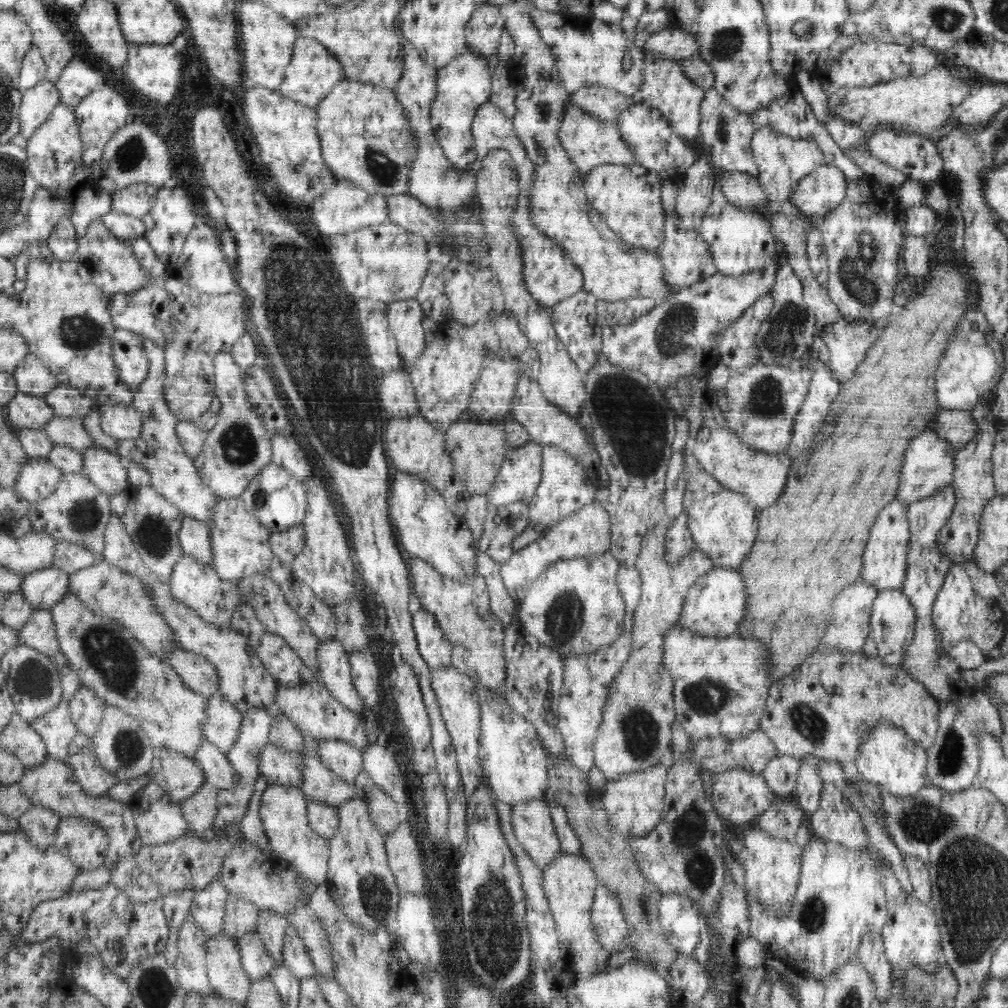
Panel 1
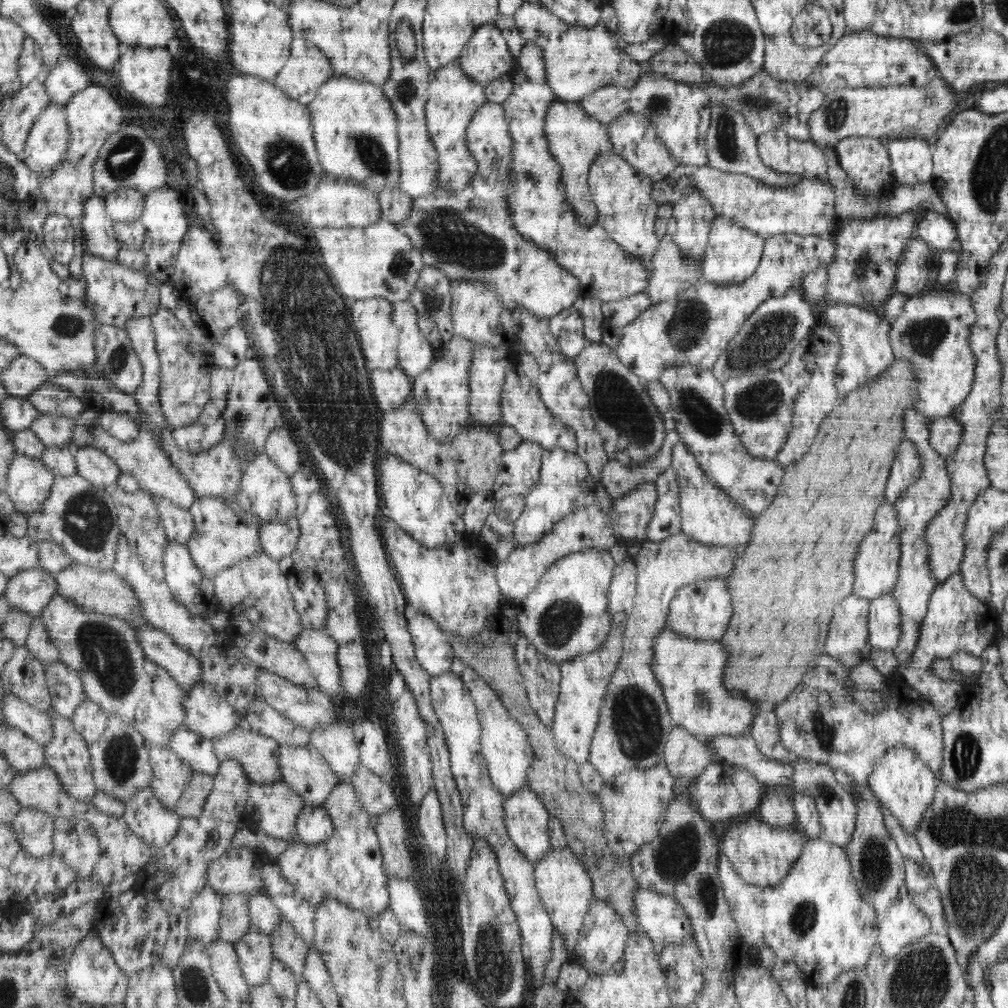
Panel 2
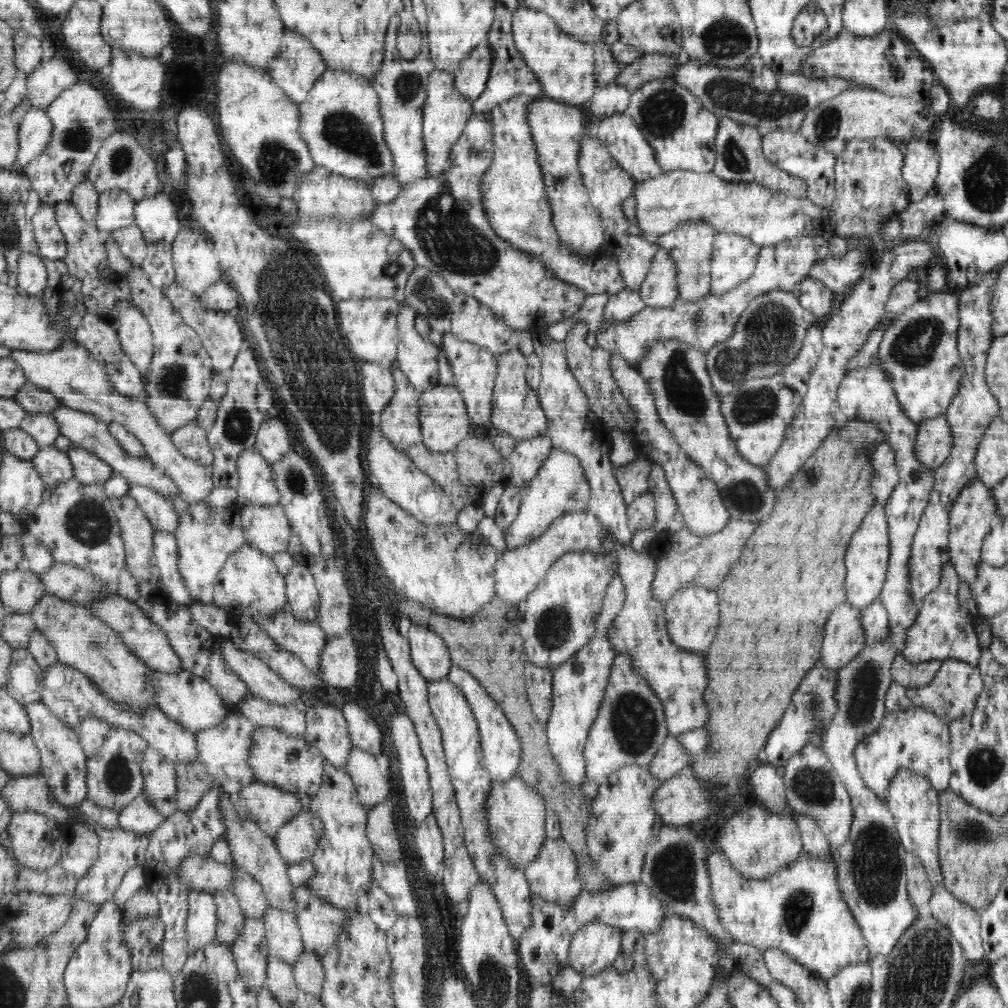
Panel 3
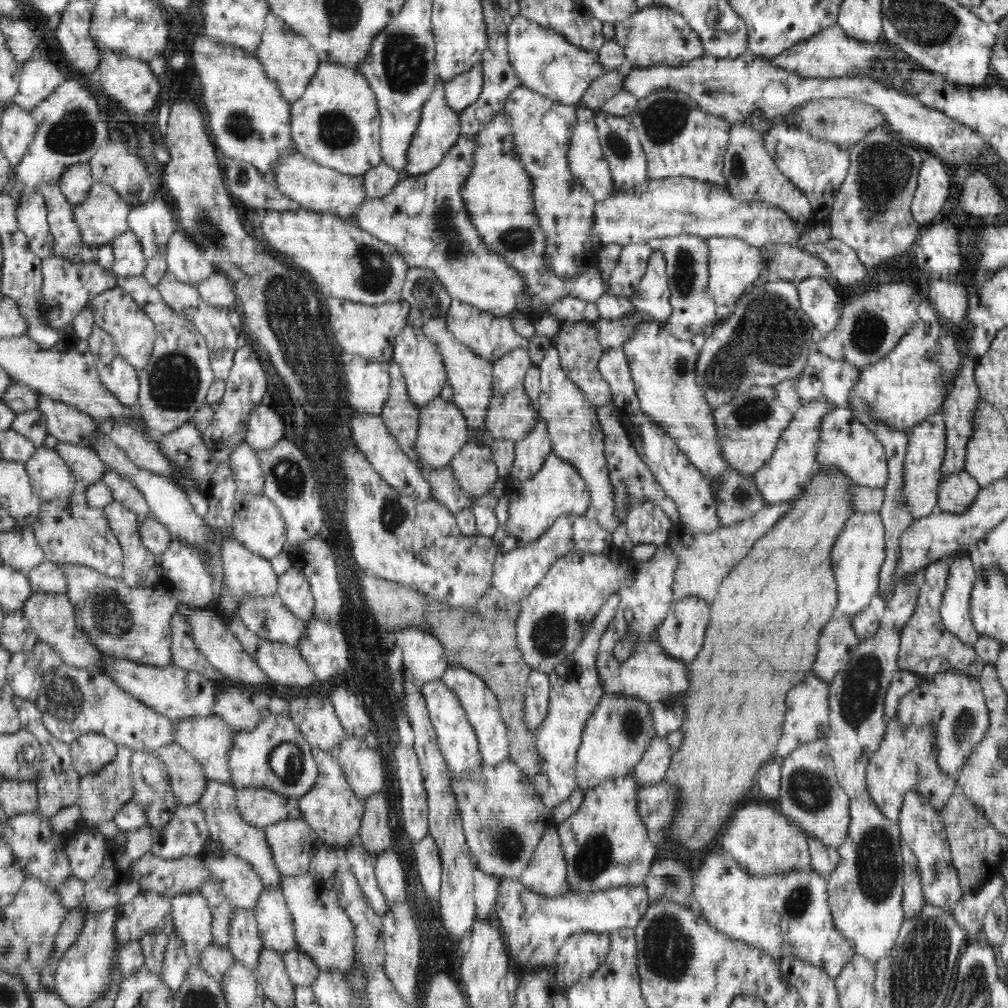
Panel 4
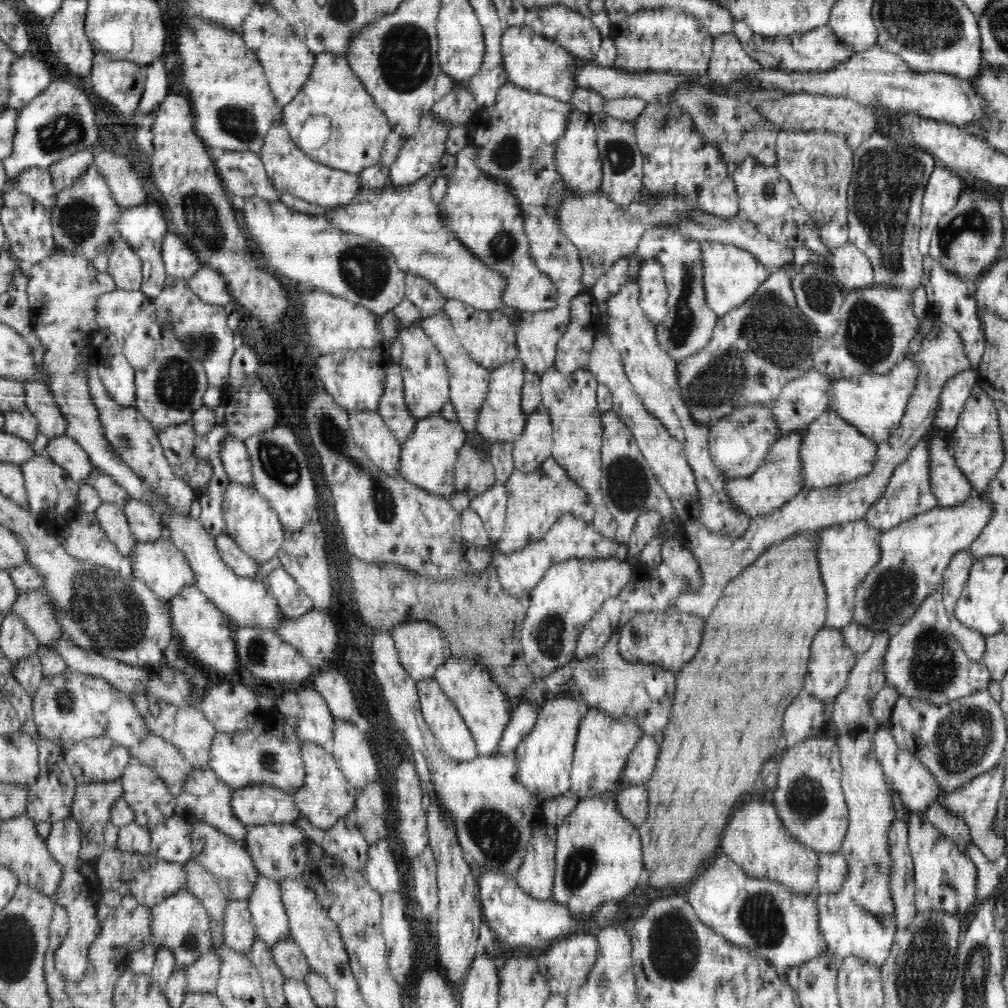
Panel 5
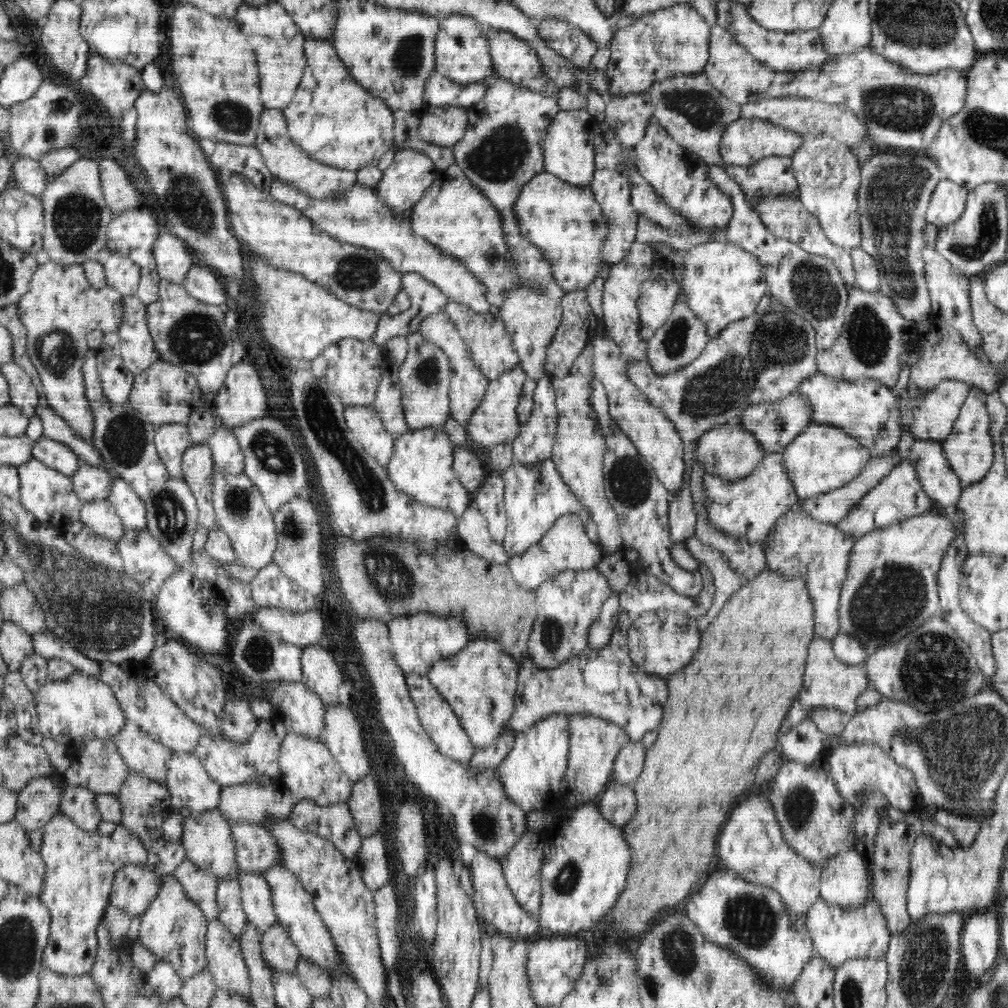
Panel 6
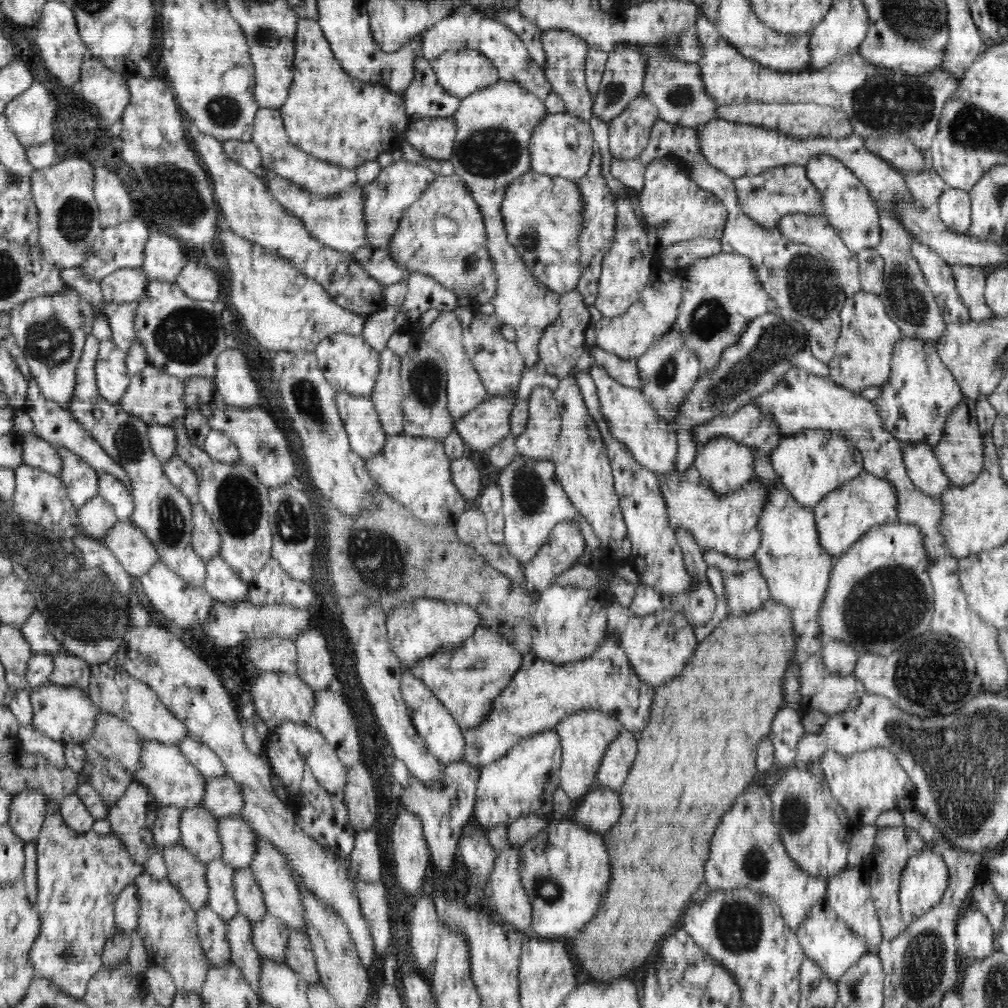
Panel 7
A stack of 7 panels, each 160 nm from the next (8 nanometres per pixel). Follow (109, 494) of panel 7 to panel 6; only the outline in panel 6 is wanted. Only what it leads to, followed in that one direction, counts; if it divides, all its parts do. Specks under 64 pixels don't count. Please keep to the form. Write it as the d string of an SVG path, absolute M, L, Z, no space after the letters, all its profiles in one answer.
M114 479L107 502L114 507L126 529L147 530L146 506L124 479Z

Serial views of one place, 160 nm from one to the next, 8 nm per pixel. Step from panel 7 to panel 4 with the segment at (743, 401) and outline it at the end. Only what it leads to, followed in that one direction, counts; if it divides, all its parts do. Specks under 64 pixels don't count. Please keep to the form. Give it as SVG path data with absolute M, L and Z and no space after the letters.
M782 279L768 281L750 294L744 295L732 318L714 330L710 338L699 341L698 385L702 386L710 406L718 408L728 404L734 396L754 386L773 386L798 377L807 366L815 326L801 308L797 285Z

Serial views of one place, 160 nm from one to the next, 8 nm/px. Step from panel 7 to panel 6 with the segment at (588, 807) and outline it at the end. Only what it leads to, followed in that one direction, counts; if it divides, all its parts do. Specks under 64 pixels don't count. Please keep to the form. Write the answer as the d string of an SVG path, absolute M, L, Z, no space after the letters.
M612 781L600 795L597 802L600 813L613 826L620 827L628 824L636 812L636 794L632 784Z

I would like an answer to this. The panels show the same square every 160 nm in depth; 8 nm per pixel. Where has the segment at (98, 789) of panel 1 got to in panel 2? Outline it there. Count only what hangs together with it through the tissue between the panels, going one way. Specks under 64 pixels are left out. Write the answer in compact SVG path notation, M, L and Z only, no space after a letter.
M54 707L50 708L48 711L52 711L53 718L53 739L45 747L45 764L51 766L55 773L59 776L64 789L68 791L68 794L78 801L88 801L92 802L93 797L98 792L98 787L96 787L96 782L93 777L92 763L90 762L89 745L85 741L85 738L74 728L70 718L64 717L60 713L54 710Z

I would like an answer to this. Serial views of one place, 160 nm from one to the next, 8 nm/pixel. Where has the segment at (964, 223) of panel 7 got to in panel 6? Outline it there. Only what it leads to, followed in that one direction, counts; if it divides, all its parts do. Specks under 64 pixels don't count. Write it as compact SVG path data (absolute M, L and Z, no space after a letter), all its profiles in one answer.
M941 177L932 191L932 196L926 210L926 224L935 227L947 226L960 218L964 210L968 190L946 177Z

